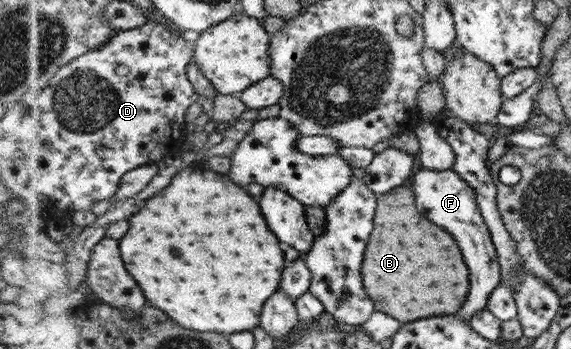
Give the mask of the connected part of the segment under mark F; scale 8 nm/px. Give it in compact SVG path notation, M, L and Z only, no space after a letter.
M455 169L419 170L413 175L411 189L416 196L416 205L425 209L425 217L429 221L437 221L443 229L449 229L457 241L461 241L461 249L465 249L465 261L469 261L469 273L473 273L473 289L469 291L469 301L465 301L465 309L459 311L459 318L466 322L477 312L488 307L492 293L501 283L499 255L495 243L492 242L491 231L480 212L476 200L476 190L469 187L468 182Z

